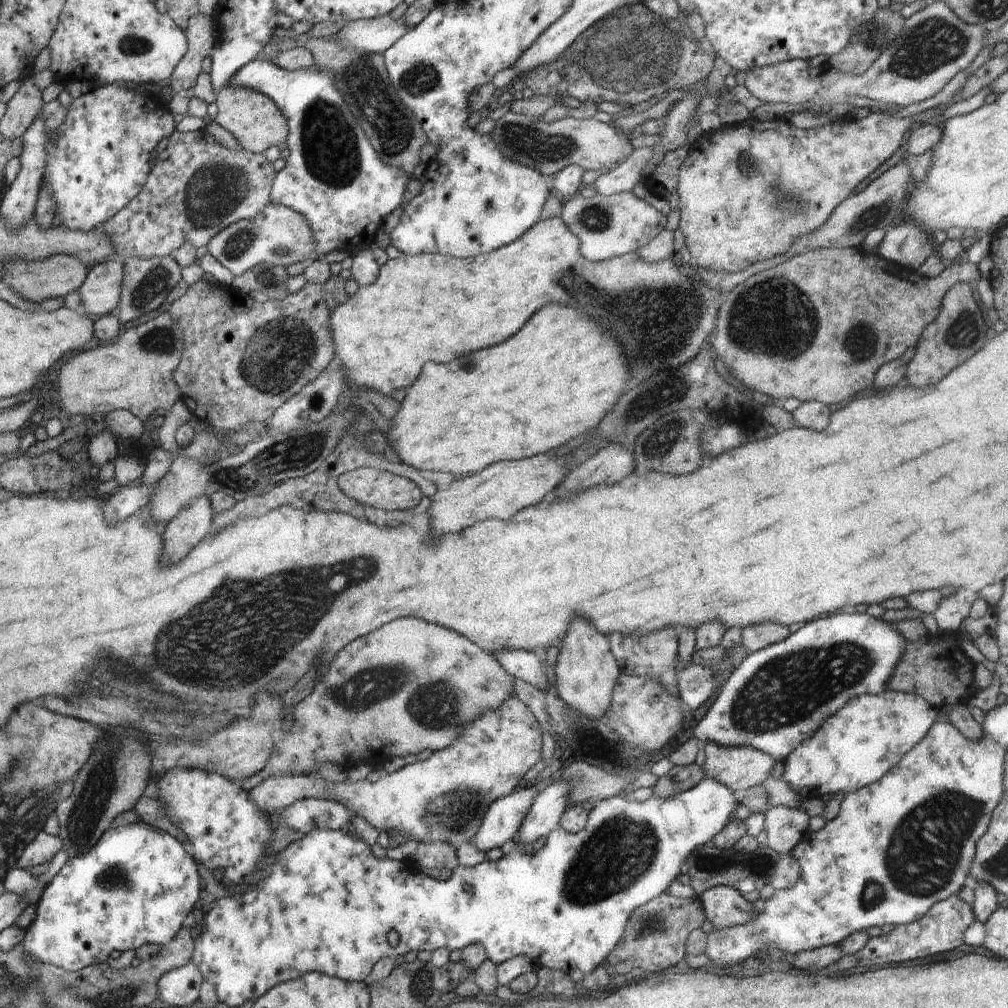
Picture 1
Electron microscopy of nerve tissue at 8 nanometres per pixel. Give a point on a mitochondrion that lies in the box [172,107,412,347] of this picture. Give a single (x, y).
(212, 192)

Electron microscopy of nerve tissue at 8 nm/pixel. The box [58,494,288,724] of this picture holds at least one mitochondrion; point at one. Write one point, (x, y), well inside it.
(132, 677)

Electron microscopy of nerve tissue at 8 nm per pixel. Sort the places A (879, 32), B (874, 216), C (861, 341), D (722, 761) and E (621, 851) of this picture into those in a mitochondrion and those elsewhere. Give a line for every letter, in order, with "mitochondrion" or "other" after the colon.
A: mitochondrion
B: mitochondrion
C: mitochondrion
D: other
E: mitochondrion

